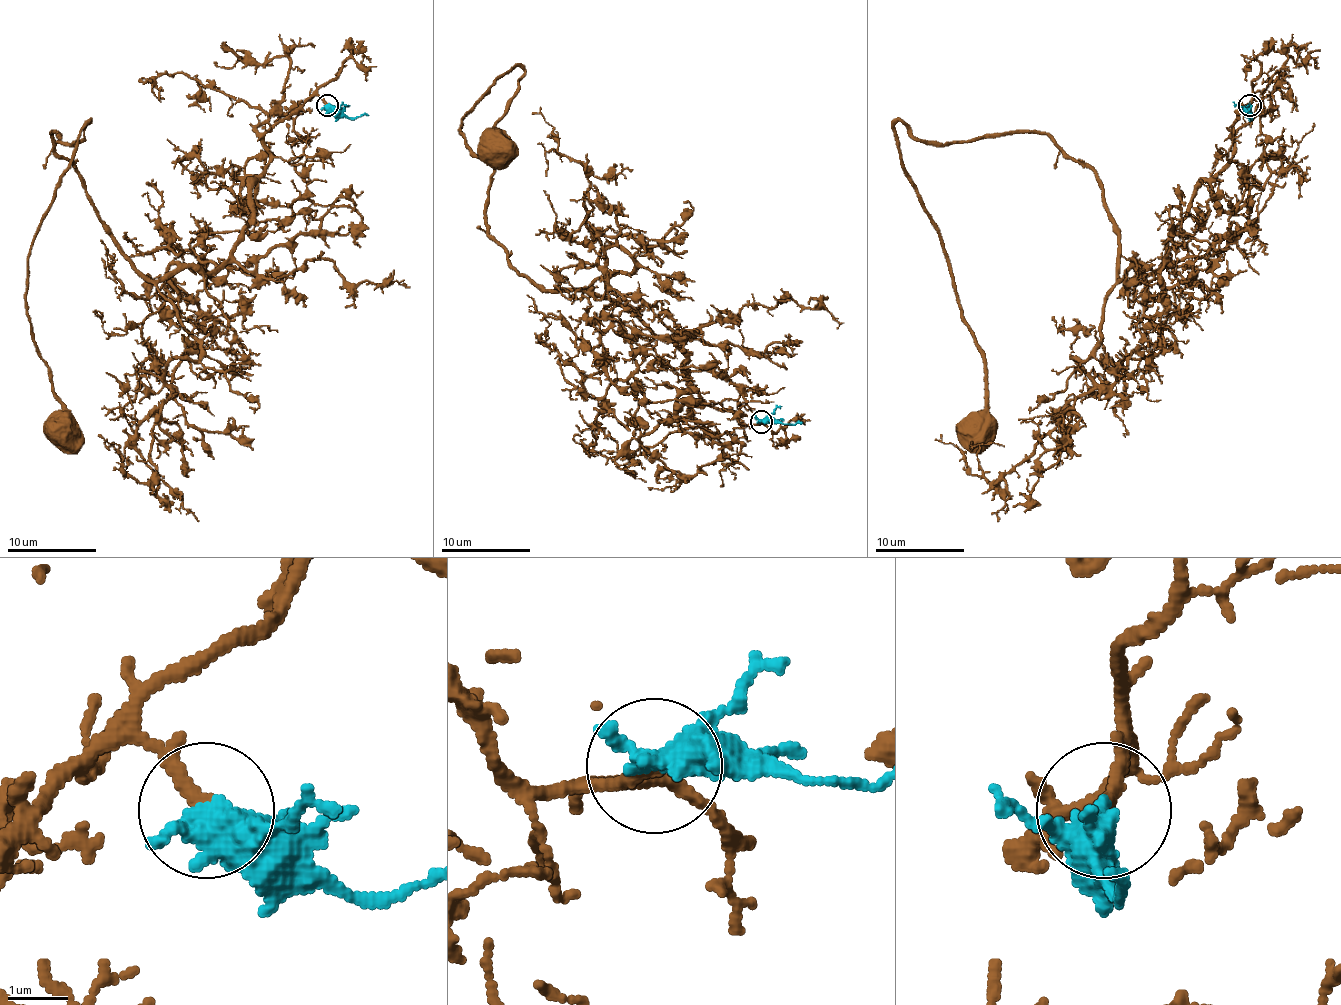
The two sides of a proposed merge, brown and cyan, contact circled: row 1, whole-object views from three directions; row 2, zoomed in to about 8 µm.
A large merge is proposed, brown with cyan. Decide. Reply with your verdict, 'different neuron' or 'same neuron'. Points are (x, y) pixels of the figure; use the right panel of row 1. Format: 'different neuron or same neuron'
same neuron

